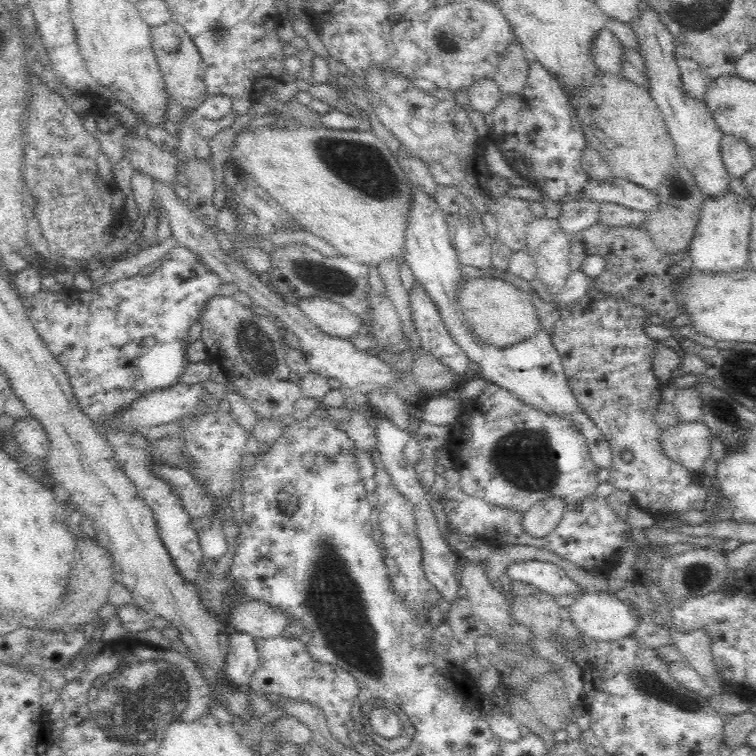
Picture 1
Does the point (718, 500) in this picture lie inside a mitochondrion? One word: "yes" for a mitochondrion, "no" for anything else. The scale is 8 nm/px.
no

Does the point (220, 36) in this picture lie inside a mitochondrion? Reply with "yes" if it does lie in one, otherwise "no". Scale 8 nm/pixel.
yes

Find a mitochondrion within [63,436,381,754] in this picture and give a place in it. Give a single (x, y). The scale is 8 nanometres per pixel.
(136, 696)

